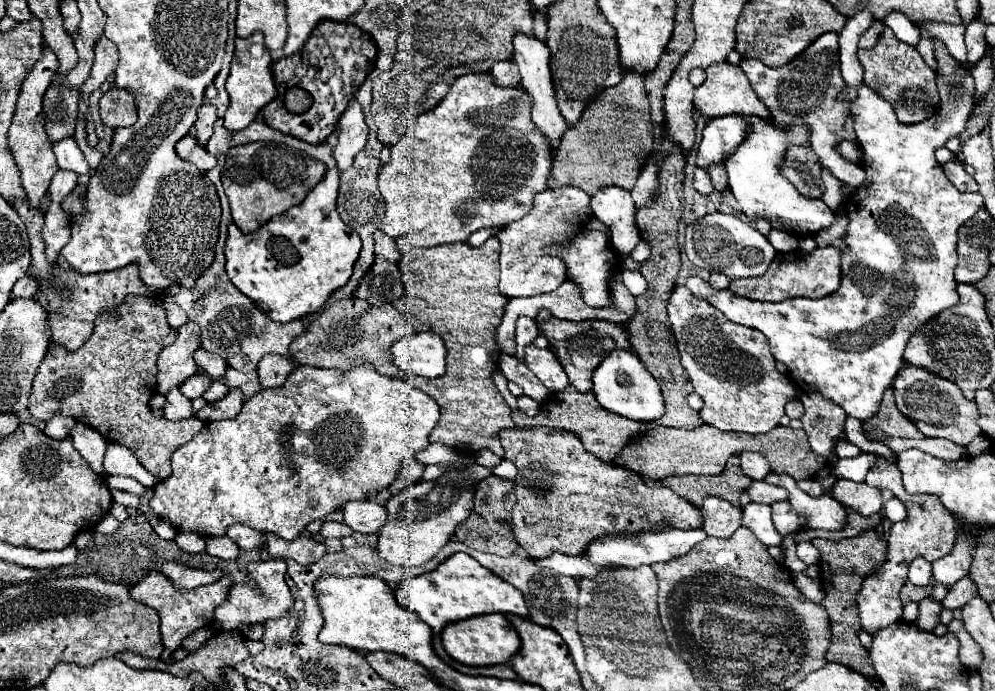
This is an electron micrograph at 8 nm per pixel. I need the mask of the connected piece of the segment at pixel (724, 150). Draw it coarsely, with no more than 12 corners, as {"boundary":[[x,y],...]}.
{"boundary":[[743,117],[707,121],[697,165],[707,171],[745,139]]}

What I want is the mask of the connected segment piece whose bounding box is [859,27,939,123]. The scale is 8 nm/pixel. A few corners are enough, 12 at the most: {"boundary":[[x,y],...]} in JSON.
{"boundary":[[889,27],[859,51],[863,83],[901,123],[937,111],[935,71]]}

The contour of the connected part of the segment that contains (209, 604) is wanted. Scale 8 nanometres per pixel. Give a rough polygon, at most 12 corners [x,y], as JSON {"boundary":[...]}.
{"boundary":[[135,585],[131,597],[157,609],[167,661],[187,635],[213,623],[231,585],[181,591]]}

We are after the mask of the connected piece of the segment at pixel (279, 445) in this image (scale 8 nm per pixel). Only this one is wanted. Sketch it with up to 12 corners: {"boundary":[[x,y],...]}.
{"boundary":[[297,365],[171,455],[179,533],[295,539],[395,481],[439,405]]}

